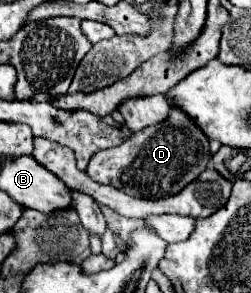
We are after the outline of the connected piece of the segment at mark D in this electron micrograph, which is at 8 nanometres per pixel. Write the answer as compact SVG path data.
M170 102L168 118L156 126L146 126L144 130L132 132L132 136L122 142L122 146L96 152L86 174L100 184L110 184L126 192L128 196L160 200L178 194L184 190L184 186L194 182L210 164L210 158L212 154L208 136L204 136L200 126L196 126L196 122L192 122L184 110Z

